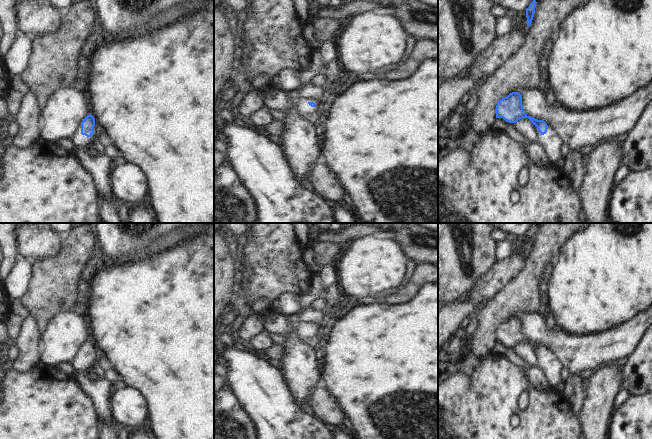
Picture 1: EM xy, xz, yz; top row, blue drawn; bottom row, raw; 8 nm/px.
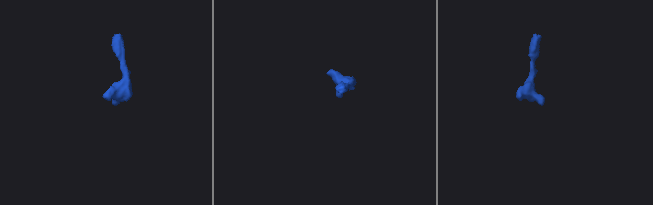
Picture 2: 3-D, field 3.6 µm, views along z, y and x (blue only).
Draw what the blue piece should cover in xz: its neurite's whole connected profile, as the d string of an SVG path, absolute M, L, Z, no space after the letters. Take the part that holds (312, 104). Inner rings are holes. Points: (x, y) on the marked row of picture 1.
M300 101L300 106L297 110L300 117L308 121L313 127L315 127L318 119L318 115L315 111L315 105L316 104L314 102Z

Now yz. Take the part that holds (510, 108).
M512 92L507 97L498 101L496 105L496 118L500 117L509 123L516 123L522 118L528 118L541 133L538 142L544 148L550 163L554 163L562 156L561 149L565 141L557 131L552 126L548 126L545 121L537 120L525 113L520 93Z

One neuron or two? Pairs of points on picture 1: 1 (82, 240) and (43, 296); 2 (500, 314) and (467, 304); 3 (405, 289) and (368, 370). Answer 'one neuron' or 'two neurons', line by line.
1: one neuron
2: two neurons
3: two neurons

